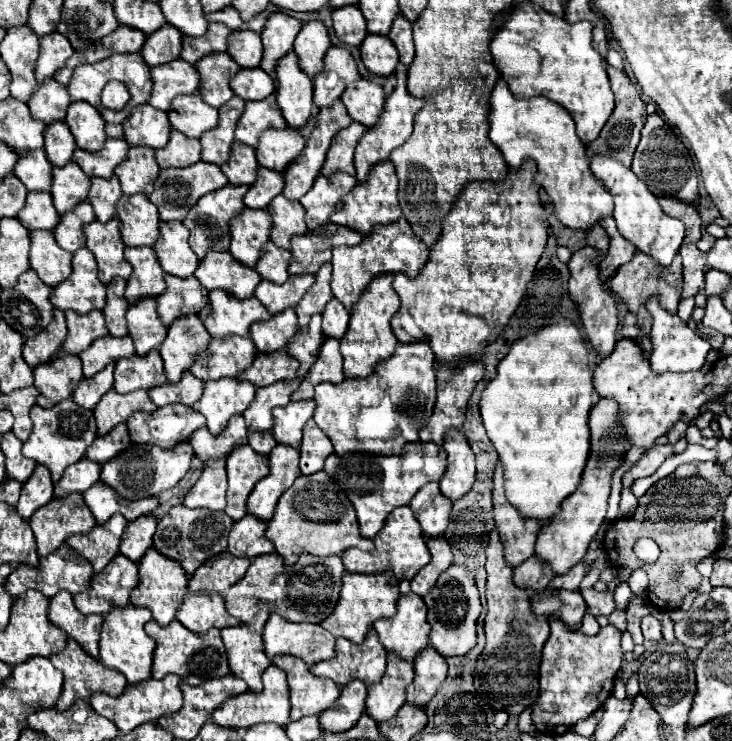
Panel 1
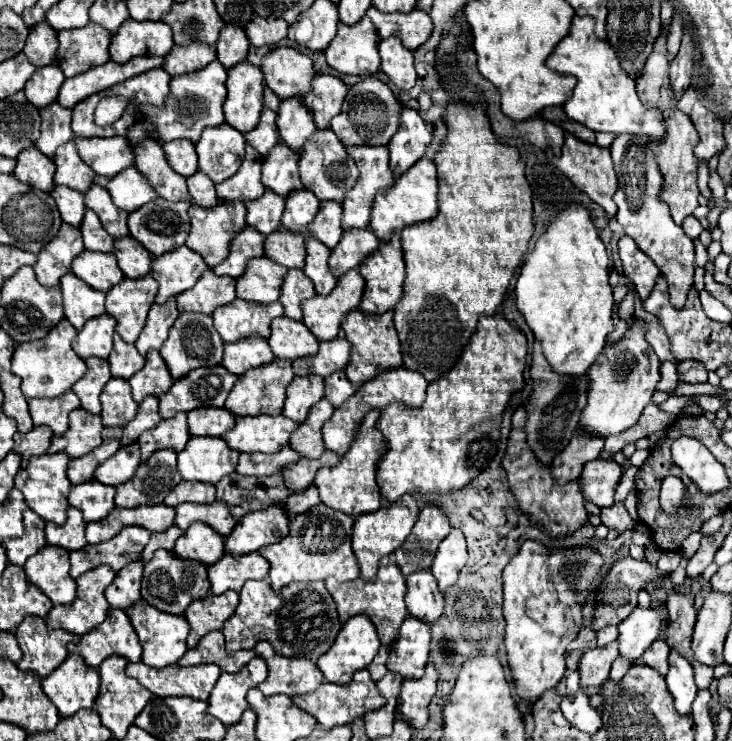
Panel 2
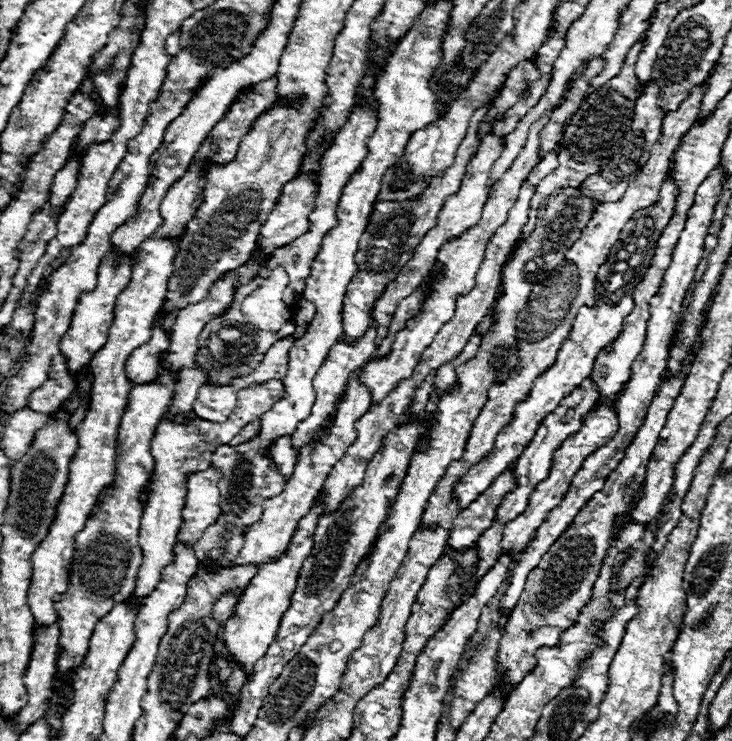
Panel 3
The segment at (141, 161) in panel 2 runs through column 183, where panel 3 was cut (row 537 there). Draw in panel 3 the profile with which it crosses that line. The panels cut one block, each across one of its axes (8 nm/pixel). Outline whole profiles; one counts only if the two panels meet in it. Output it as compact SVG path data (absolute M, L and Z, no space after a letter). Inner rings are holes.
M212 466L188 476L186 504L182 508L182 526L176 536L178 542L188 542L190 546L194 546L204 534L204 530L216 520L220 512L220 496L216 486L220 476L222 474Z

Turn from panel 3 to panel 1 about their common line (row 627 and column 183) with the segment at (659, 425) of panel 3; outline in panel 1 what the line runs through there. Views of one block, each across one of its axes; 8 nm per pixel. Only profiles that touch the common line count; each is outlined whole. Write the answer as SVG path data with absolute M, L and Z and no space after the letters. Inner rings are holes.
M174 506L162 520L158 520L158 528L154 534L154 548L176 560L186 576L192 576L202 564L210 558L216 558L220 552L228 548L228 534L234 526L234 520L226 512L212 512L212 510L190 510L184 506Z

